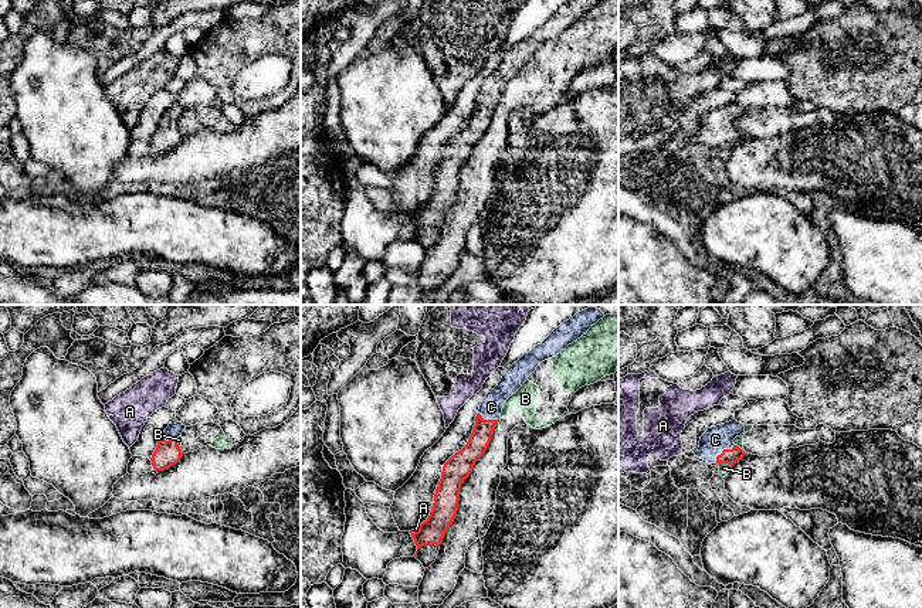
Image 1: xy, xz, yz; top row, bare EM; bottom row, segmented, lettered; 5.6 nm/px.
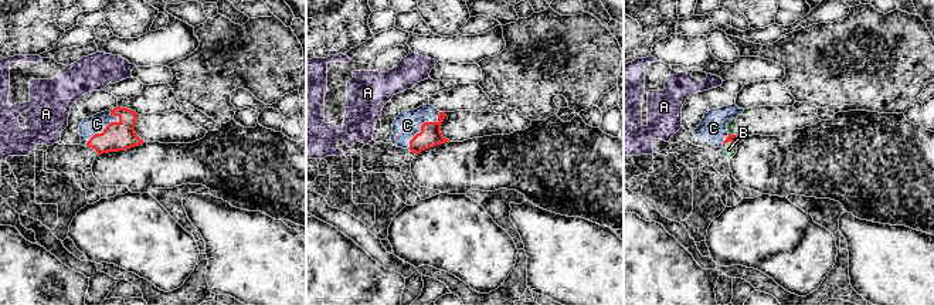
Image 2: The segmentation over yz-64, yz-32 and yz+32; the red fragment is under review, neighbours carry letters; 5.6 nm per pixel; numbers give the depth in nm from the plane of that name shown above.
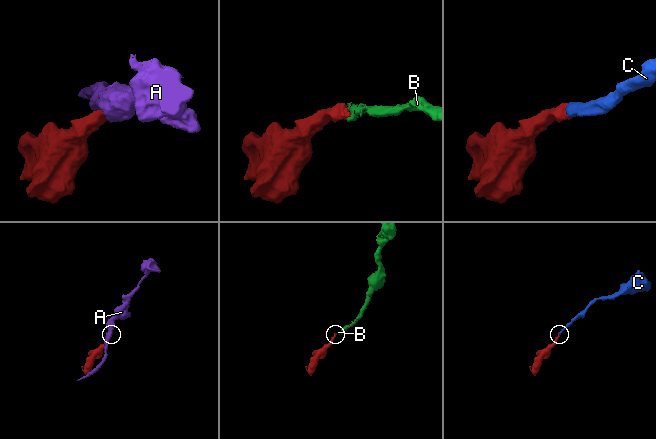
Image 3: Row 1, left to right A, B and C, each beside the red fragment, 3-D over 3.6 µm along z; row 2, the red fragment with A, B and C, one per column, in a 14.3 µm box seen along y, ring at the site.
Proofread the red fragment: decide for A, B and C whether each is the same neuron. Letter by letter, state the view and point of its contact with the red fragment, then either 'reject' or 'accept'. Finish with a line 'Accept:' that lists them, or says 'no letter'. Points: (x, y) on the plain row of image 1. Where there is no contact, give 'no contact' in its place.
A: xz (414, 214) | reject
B: yz (725, 145) | reject
C: yz (722, 133) | accept
Accept: C

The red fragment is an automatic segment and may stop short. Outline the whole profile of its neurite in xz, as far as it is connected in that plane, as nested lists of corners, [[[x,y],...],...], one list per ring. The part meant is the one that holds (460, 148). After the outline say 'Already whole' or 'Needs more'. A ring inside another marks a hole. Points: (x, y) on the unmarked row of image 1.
[[[570,0],[563,4],[540,27],[509,48],[498,68],[482,81],[467,128],[443,149],[430,198],[417,214],[411,215],[417,232],[423,228],[441,227],[457,198],[461,167],[472,154],[475,145],[485,136],[505,84],[522,69],[542,44],[559,37],[600,1],[603,0]]]. Needs more

